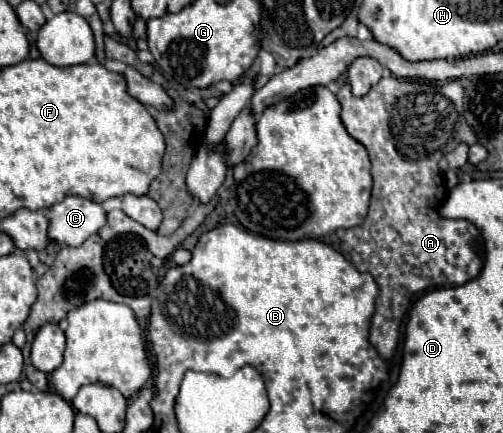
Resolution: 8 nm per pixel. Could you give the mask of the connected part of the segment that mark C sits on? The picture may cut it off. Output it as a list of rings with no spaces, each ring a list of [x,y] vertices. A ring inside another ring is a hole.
[[[66,196],[50,208],[48,220],[50,240],[60,246],[80,246],[90,234],[96,234],[106,224],[106,212],[102,204],[90,198]]]

